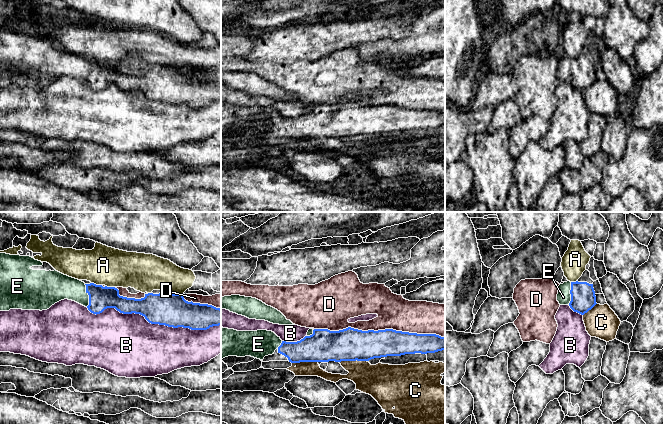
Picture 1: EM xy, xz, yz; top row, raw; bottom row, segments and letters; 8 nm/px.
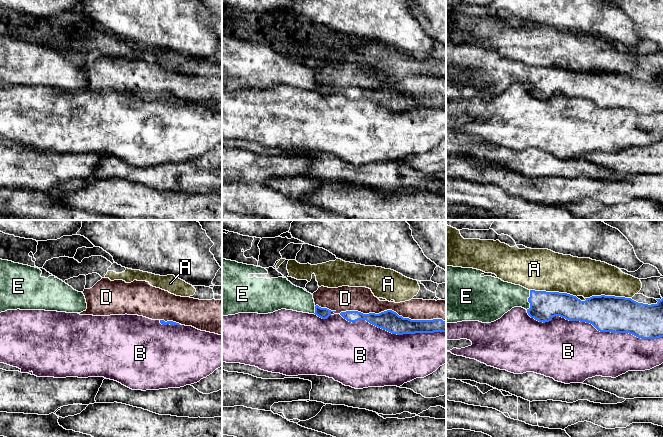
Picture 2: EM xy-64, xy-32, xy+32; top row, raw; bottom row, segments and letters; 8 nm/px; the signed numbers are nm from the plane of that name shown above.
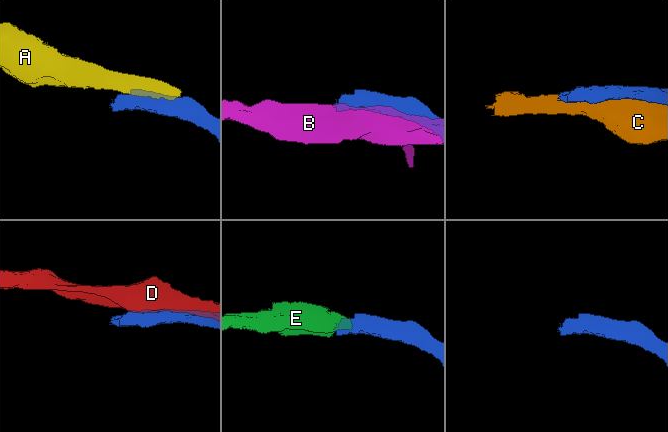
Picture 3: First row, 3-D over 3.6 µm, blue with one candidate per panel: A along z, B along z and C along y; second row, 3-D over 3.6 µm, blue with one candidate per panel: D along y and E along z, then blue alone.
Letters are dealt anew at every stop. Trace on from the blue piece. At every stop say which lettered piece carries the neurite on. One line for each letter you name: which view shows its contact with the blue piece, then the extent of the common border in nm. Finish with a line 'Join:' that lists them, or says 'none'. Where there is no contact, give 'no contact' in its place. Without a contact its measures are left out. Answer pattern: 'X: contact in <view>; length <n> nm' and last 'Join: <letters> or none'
E: contact in xy; length 190 nm
Join: E

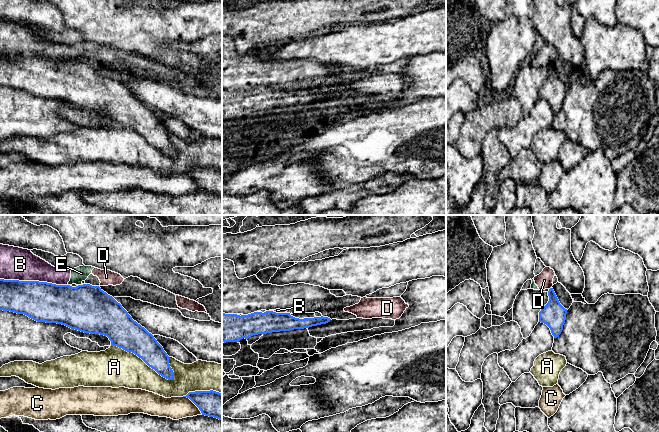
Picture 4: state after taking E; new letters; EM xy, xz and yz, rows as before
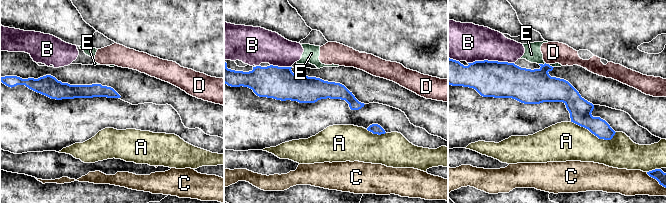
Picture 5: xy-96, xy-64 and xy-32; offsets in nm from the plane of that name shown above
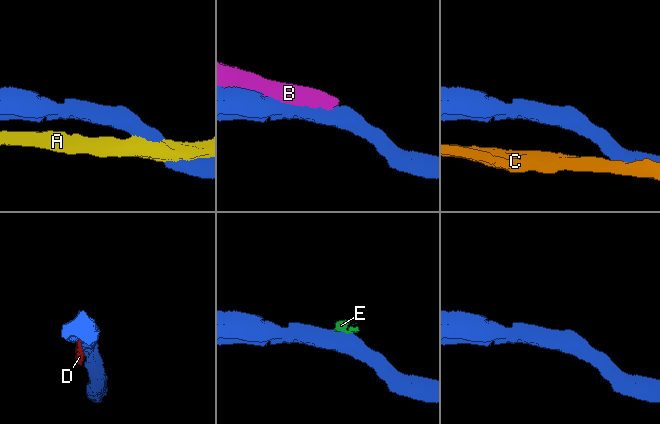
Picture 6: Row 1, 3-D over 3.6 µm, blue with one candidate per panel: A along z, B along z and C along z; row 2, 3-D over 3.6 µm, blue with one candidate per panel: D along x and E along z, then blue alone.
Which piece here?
Join: none

